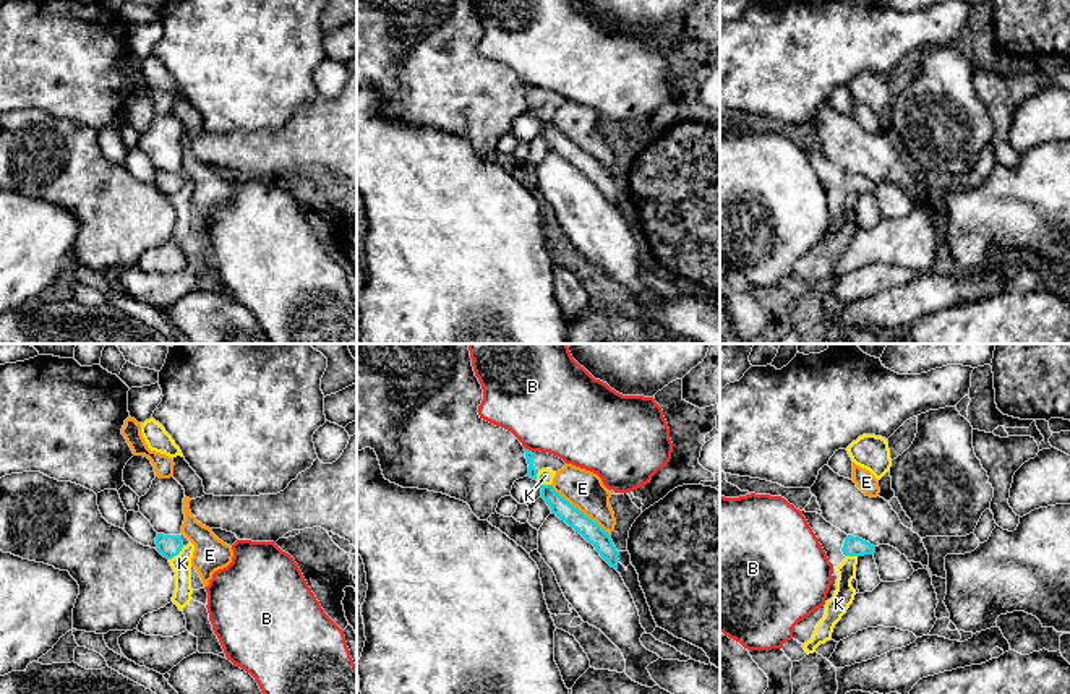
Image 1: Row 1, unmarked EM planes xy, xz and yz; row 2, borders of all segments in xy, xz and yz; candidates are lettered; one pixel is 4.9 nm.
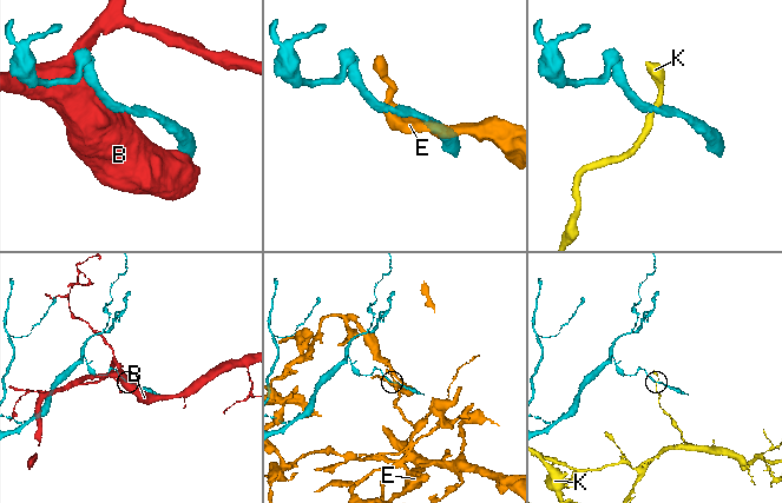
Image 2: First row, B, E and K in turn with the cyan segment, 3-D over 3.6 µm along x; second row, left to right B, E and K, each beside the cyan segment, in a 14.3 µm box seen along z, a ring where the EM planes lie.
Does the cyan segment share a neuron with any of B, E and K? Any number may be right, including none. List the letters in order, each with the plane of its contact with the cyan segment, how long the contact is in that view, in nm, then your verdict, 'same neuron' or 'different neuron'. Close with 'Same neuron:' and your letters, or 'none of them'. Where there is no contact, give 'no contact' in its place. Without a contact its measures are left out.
B: contact in xz; length 50 nm; different neuron
E: contact in xz; length 400 nm; different neuron
K: contact in xy; length 100 nm; different neuron
Same neuron: none of them

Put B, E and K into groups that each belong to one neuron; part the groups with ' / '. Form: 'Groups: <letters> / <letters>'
Groups: B / E / K

